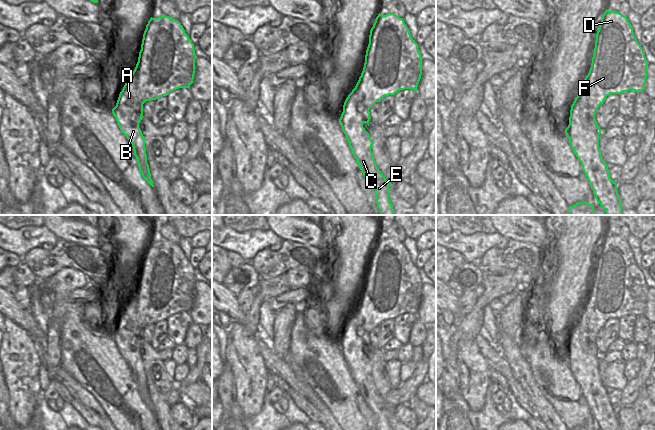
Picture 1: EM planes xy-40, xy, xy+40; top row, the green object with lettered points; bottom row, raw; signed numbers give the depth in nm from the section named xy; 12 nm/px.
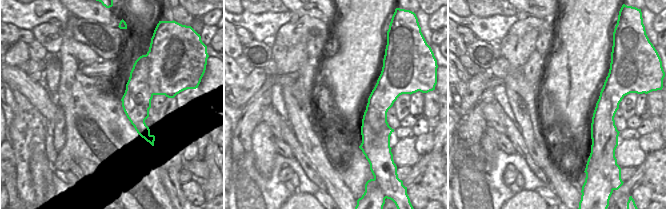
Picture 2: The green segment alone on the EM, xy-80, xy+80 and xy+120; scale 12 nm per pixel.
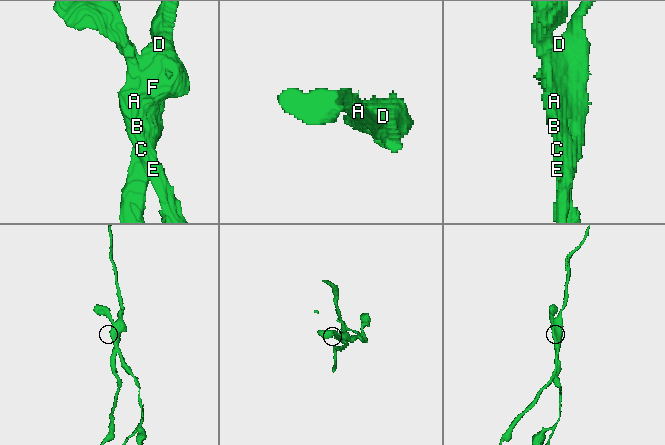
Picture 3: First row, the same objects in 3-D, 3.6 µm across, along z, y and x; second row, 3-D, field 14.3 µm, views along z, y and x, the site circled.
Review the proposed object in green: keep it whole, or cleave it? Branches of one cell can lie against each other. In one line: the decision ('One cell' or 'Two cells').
Two cells

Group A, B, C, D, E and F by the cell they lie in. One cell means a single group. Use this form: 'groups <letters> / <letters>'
groups A B C E / D F

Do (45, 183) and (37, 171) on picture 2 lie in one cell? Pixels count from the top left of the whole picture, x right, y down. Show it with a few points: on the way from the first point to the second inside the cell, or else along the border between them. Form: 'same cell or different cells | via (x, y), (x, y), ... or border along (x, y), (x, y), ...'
same cell | via (42, 180), (40, 174)

